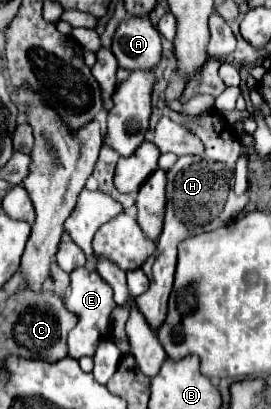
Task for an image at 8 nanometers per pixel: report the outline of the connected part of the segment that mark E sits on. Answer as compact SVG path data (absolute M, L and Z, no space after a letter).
M77 268L71 272L71 290L69 296L65 298L65 306L69 312L73 312L77 316L77 326L69 332L69 356L79 360L81 356L93 356L95 348L101 340L105 340L109 326L111 326L111 312L115 310L115 302L113 302L113 290L109 288L109 284L105 284L105 280L101 280L101 276L89 268Z

